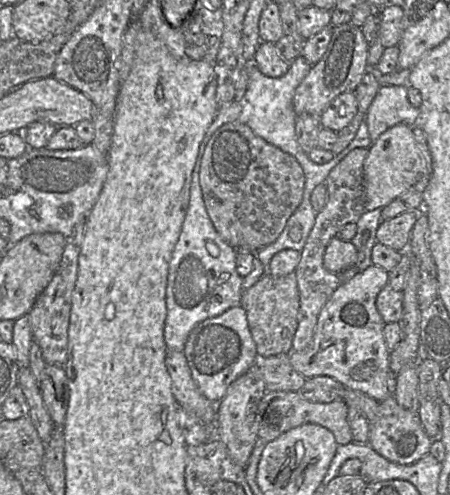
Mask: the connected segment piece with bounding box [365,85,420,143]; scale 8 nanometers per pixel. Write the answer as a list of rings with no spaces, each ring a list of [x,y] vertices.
[[[381,85],[365,115],[371,142],[374,143],[381,134],[397,124],[418,124],[419,116],[419,108],[412,106],[408,100],[407,86]]]

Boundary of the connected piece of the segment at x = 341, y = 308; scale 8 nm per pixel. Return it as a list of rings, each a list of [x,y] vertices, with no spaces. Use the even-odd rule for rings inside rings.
[[[373,264],[356,274],[348,282],[340,284],[320,311],[311,345],[304,351],[290,352],[290,363],[293,368],[306,379],[315,376],[332,377],[346,389],[362,392],[378,402],[392,395],[393,377],[389,368],[390,351],[383,334],[385,322],[376,308],[377,295],[388,282],[389,273]]]

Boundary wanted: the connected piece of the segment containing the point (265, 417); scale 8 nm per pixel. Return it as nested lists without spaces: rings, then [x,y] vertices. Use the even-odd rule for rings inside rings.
[[[267,391],[258,405],[256,417],[257,435],[269,442],[292,428],[305,423],[312,423],[319,424],[330,430],[338,445],[346,445],[353,441],[347,415],[348,406],[343,400],[319,403],[305,399],[298,392]]]

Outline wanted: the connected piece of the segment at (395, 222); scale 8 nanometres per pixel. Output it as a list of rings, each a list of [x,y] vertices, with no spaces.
[[[405,212],[395,218],[382,221],[378,226],[378,243],[398,252],[408,252],[409,241],[418,212]]]

